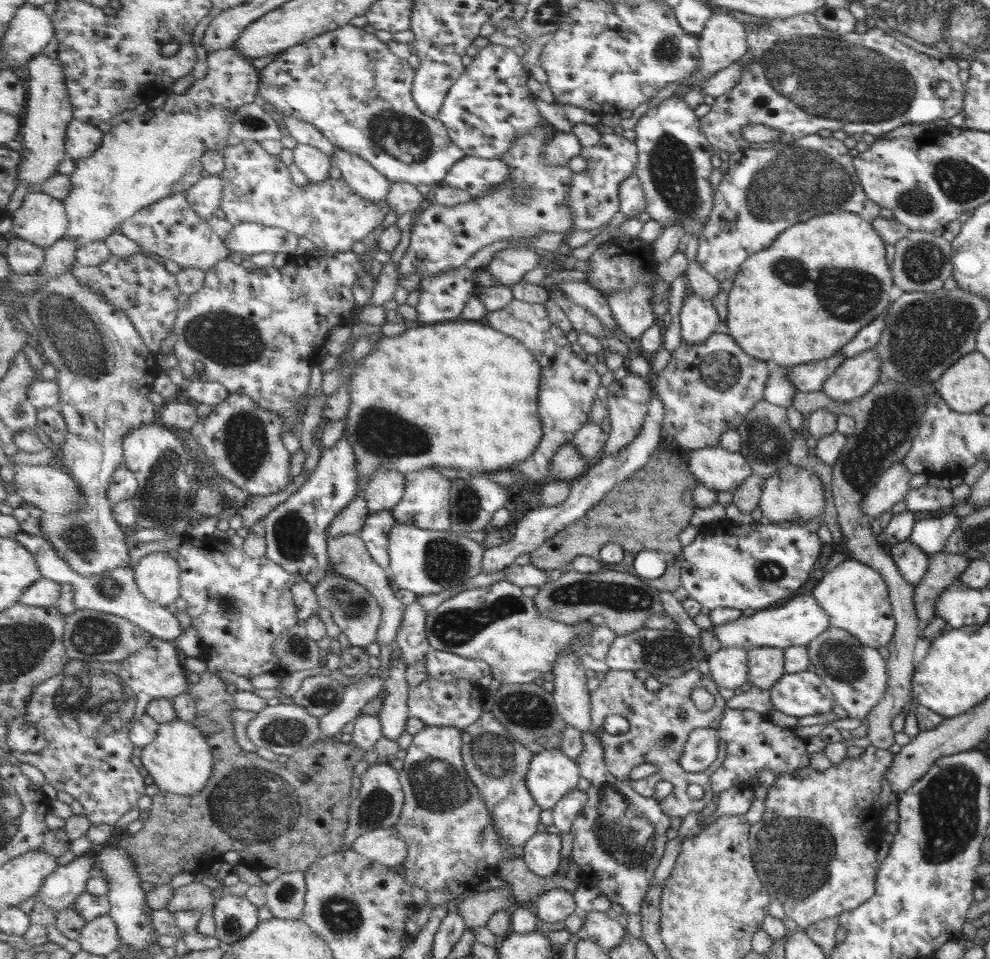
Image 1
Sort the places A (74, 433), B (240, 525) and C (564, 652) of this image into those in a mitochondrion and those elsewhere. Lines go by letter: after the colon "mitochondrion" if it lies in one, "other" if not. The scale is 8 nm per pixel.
A: other
B: other
C: other

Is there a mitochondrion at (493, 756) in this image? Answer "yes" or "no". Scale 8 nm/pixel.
yes

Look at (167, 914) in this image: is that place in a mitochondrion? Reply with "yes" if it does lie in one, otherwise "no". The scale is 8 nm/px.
no

